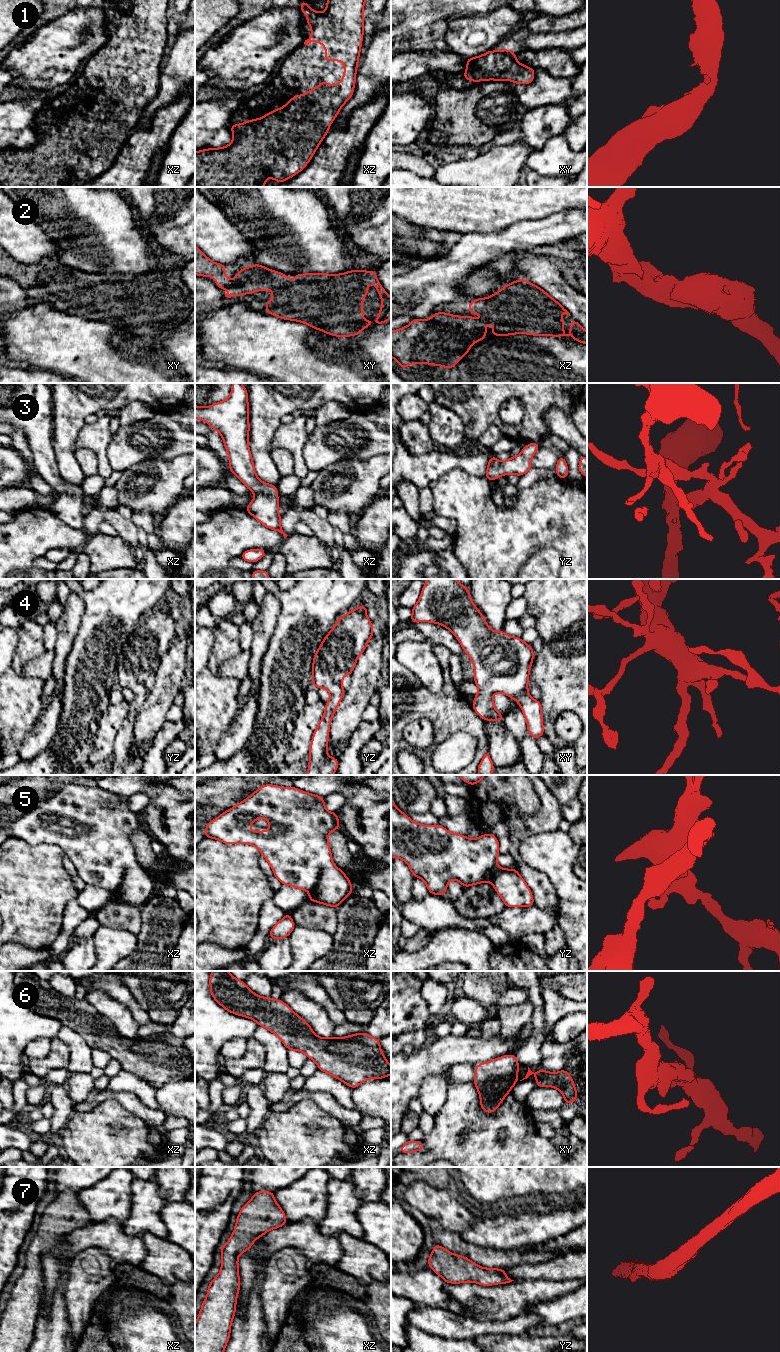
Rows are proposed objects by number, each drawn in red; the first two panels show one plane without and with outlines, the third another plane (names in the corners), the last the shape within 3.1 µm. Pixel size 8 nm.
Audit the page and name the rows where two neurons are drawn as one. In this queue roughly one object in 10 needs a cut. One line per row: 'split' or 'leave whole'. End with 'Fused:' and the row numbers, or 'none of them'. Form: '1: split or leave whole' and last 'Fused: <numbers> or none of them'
1: leave whole
2: leave whole
3: leave whole
4: leave whole
5: leave whole
6: leave whole
7: leave whole
Fused: none of them

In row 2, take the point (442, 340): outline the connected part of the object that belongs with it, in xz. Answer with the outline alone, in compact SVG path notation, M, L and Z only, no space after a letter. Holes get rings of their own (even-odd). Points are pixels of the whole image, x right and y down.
M436 312L428 321L414 319L408 326L391 331L391 357L398 362L400 369L424 363L451 370L470 351L473 343L486 338L486 329L487 326L475 318Z

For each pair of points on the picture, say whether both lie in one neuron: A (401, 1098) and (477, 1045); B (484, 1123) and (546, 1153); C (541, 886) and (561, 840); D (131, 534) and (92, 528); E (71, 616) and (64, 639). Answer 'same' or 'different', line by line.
A: same
B: same
C: different
D: same
E: same

